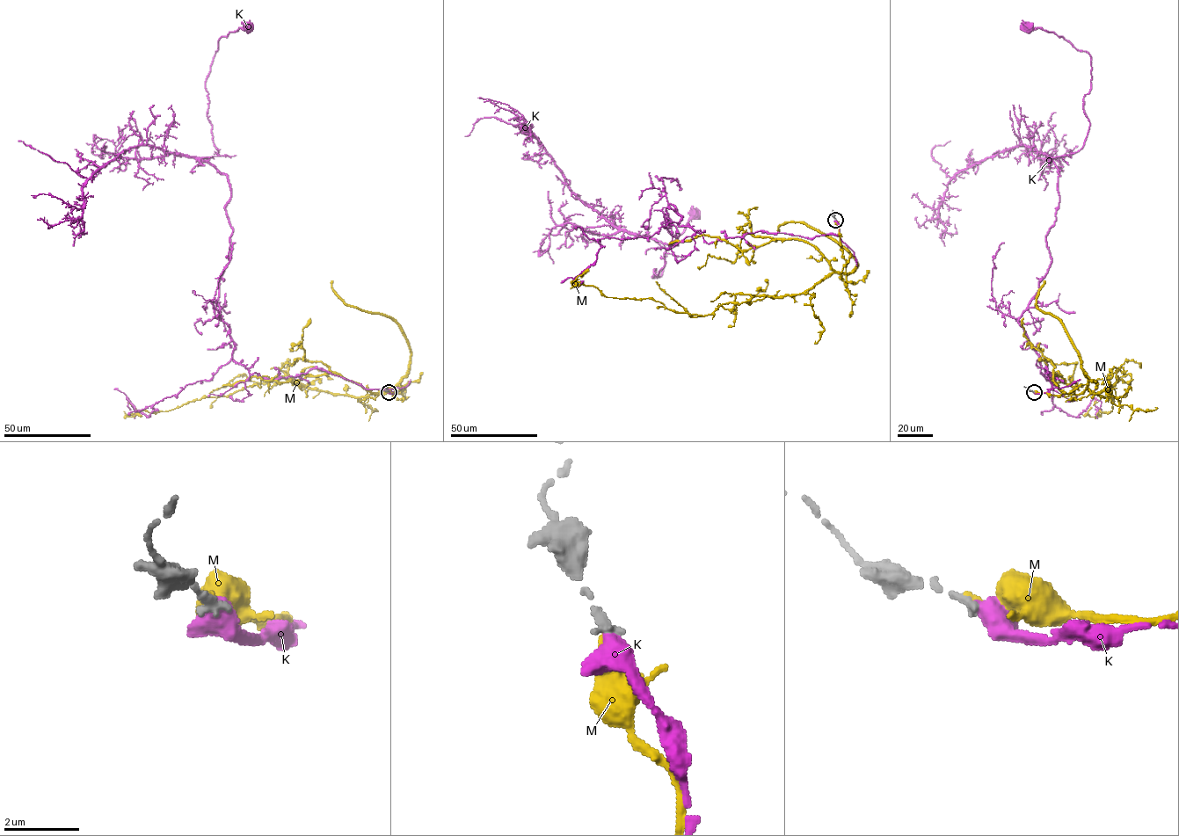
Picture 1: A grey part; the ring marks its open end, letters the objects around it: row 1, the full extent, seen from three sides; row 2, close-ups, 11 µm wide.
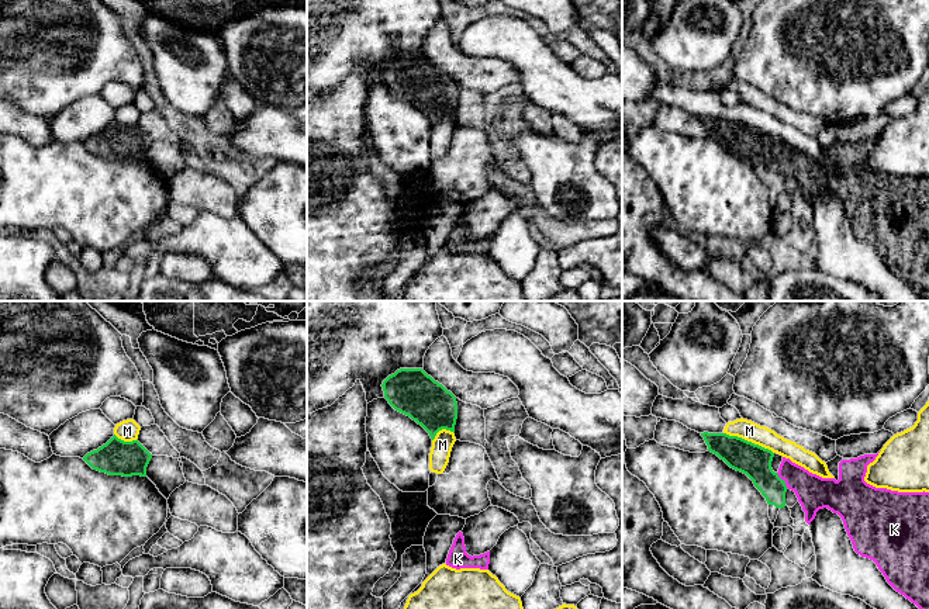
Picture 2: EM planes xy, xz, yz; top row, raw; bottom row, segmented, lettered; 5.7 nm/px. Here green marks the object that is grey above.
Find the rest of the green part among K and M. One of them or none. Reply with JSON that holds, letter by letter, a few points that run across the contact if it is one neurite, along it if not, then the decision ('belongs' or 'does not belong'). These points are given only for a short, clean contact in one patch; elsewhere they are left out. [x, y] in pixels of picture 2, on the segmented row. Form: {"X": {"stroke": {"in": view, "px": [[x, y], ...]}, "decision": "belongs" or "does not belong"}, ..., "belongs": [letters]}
{"K": {"decision": "belongs"}, "M": {"stroke": {"in": "yz", "px": [[724, 432], [757, 443], [773, 453]]}, "decision": "does not belong"}, "belongs": ["K"]}

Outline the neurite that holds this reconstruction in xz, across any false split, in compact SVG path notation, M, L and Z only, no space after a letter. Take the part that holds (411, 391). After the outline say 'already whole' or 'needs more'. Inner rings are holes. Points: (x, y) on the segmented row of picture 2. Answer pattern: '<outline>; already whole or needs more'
M400 368L381 387L388 404L421 425L432 440L442 429L455 433L456 397L422 368Z; already whole

